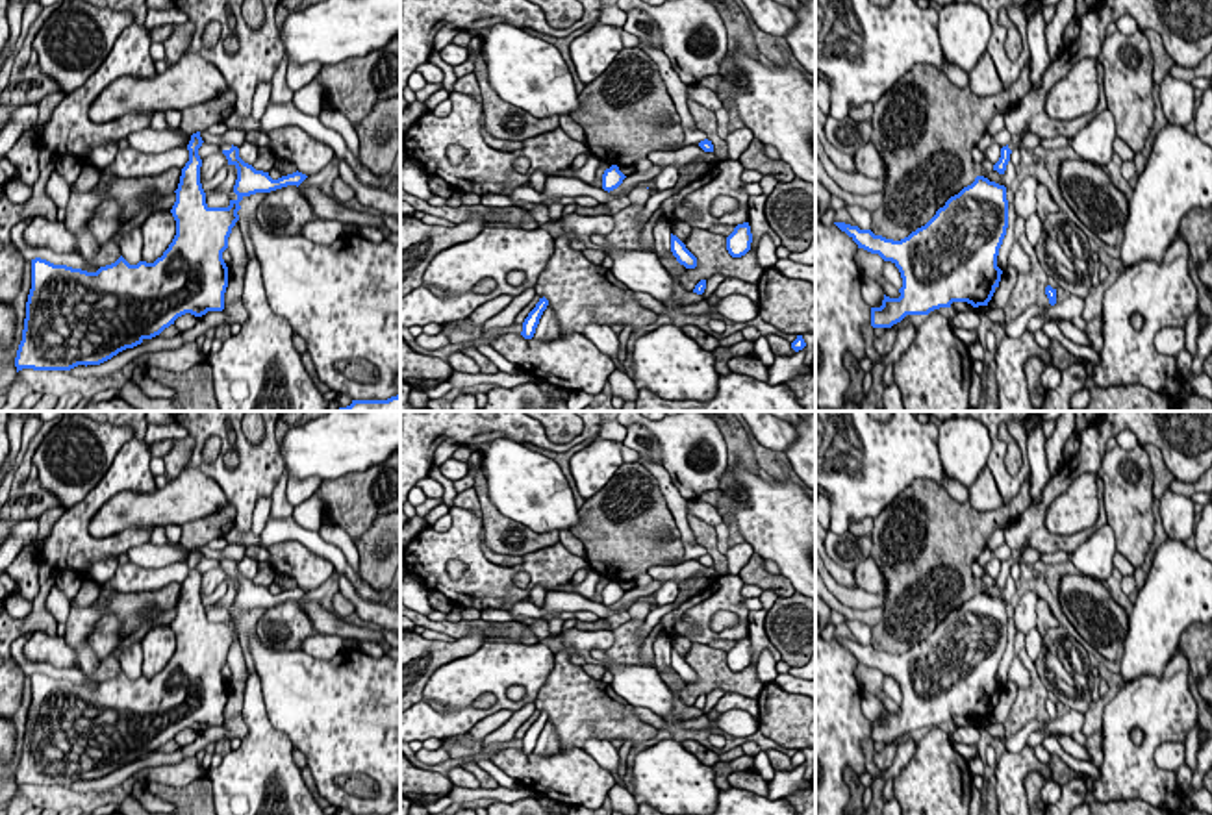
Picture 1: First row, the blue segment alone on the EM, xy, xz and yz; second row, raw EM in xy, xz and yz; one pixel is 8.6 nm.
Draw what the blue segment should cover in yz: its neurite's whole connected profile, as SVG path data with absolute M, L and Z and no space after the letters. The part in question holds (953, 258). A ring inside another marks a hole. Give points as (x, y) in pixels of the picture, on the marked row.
M977 176L975 182L951 196L943 207L921 228L901 241L875 235L845 222L834 222L858 248L891 261L903 278L899 298L884 295L880 307L871 307L873 328L891 328L906 315L928 315L953 302L967 302L973 307L988 306L999 287L1003 270L997 267L999 248L1008 228L1006 187Z

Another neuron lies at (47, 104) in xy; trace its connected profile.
M63 89L44 96L37 106L39 106L39 115L37 115L37 124L33 126L33 132L39 135L44 128L44 124L50 120L52 111L56 106L67 96Z

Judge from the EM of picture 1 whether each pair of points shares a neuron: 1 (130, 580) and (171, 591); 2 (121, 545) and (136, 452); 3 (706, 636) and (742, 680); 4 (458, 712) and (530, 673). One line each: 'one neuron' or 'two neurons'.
1: two neurons
2: one neuron
3: two neurons
4: one neuron

